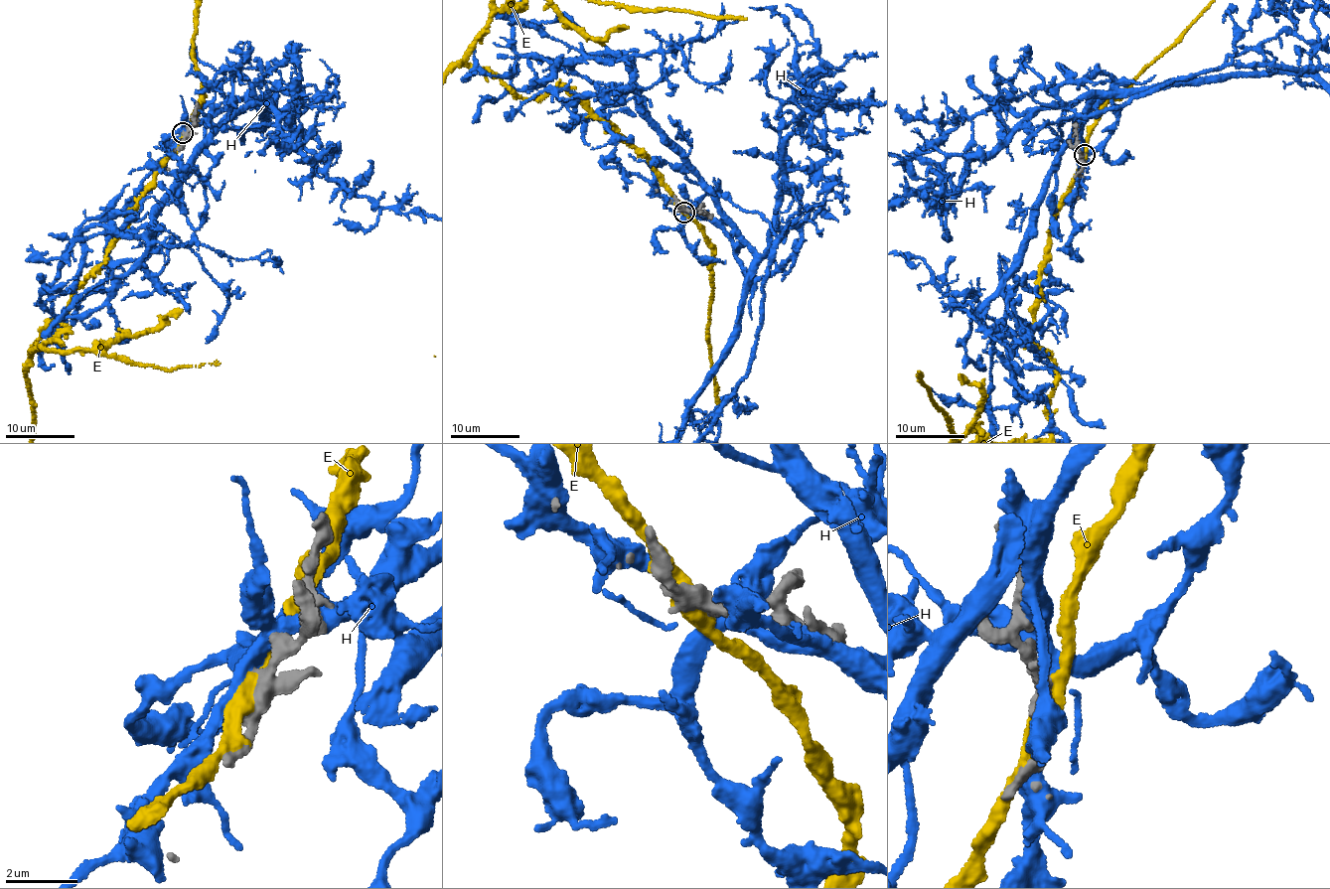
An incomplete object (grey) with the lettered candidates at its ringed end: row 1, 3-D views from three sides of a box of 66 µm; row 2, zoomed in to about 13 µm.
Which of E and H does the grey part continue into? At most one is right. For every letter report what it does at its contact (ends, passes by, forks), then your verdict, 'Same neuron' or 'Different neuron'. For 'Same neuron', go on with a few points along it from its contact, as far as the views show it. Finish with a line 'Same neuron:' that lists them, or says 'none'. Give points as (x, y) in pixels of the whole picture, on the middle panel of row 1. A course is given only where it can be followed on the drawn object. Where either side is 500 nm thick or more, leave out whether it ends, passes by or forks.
E: Different neuron
H: It forks there. Different neuron
Same neuron: none

